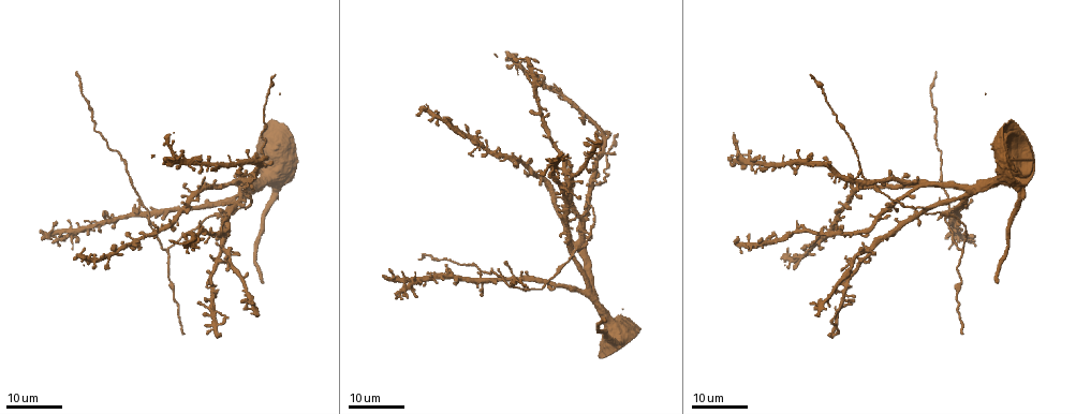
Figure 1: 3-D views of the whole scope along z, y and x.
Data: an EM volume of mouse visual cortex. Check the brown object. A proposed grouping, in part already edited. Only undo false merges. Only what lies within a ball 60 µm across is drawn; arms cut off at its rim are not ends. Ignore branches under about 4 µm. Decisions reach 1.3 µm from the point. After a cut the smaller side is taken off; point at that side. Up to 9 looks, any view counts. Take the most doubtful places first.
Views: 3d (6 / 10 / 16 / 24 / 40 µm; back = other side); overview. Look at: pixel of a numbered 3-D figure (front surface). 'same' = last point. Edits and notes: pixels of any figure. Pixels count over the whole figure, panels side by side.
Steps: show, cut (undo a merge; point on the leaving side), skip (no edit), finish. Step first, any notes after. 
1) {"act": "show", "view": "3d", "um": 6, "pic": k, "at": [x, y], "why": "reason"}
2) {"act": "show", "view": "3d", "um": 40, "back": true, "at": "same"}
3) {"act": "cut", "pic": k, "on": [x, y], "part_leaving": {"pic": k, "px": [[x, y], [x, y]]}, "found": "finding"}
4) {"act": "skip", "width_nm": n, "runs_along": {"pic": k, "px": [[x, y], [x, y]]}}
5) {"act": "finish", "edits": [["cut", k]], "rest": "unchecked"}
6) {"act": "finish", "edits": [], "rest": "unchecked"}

{"act": "show", "view": "3d", "um": 24, "pic": 1, "at": [865, 177]}

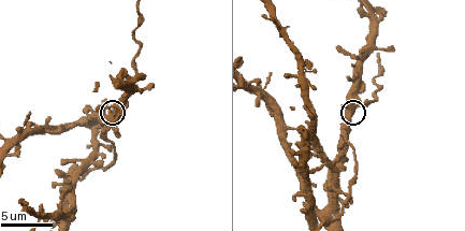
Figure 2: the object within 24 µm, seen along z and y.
{"act": "show", "view": "3d", "um": 6, "at": "same"}

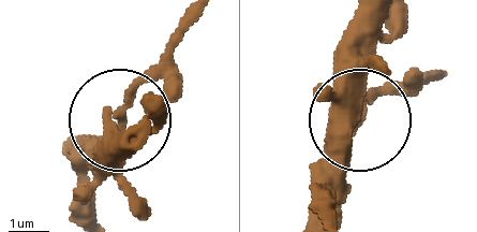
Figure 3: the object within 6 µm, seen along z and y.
{"act": "skip", "found": "continuous, no second cell"}

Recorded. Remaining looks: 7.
{"act": "show", "view": "3d", "um": 24, "pic": 1, "at": [963, 253], "why": "branch point"}

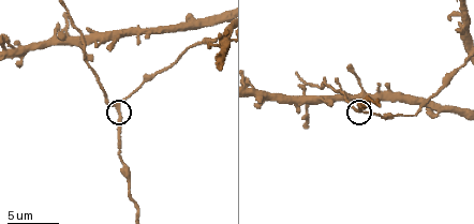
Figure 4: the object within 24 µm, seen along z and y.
{"act": "show", "view": "3d", "um": 10, "pic": 4, "at": [117, 110]}

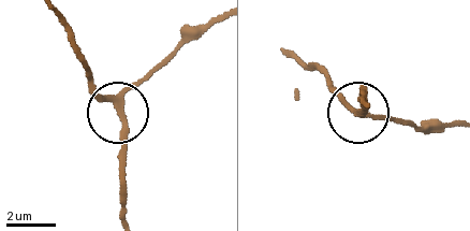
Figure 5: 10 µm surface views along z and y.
{"act": "skip", "arms": 3, "runs_along": {"pic": 5, "px": [[220, 14], [123, 97], [121, 168]]}, "found": "all the same cell"}

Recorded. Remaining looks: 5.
{"act": "show", "view": "3d", "um": 16, "pic": 2, "at": [82, 120]}

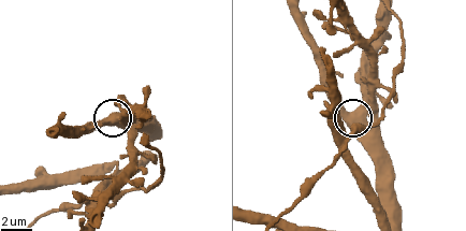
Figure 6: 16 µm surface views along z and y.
{"act": "skip", "side_arm_um": 47, "found": "one cell here"}

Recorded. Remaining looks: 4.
{"act": "show", "view": "3d", "um": 10, "pic": 2, "at": [139, 12]}

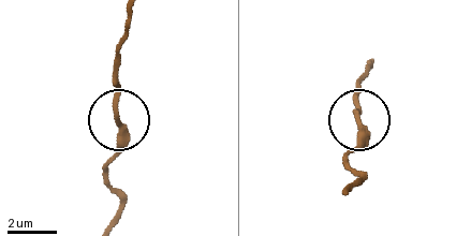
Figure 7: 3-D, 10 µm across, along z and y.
{"act": "show", "view": "3d", "um": 10, "back": true, "pic": 7, "at": [357, 119], "why": "from behind"}

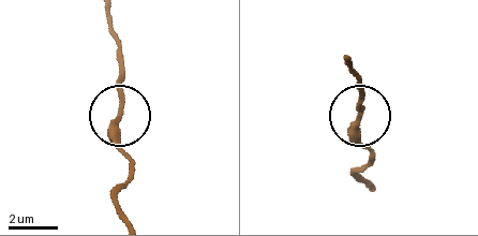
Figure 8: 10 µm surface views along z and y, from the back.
{"act": "skip", "runs_along": {"pic": 8, "px": [[123, 214], [115, 195], [128, 171], [121, 49]]}, "found": "continuous, no second cell"}

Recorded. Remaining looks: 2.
{"act": "finish", "edits": [], "rest": "unchecked"}

